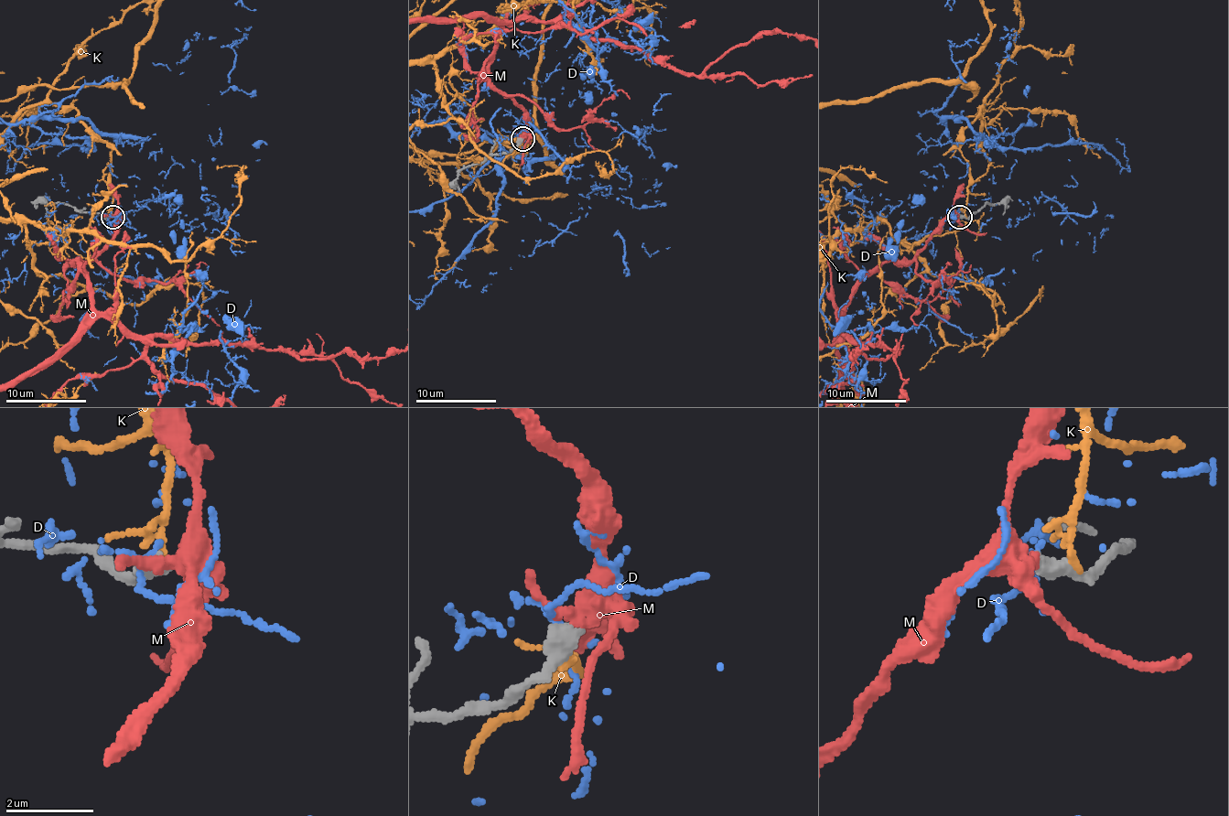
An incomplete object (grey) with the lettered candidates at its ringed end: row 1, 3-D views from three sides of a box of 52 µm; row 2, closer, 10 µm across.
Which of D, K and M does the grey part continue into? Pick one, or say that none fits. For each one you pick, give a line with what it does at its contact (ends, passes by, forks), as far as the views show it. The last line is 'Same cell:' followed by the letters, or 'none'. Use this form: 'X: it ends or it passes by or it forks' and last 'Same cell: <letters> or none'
M: it passes by
Same cell: M

